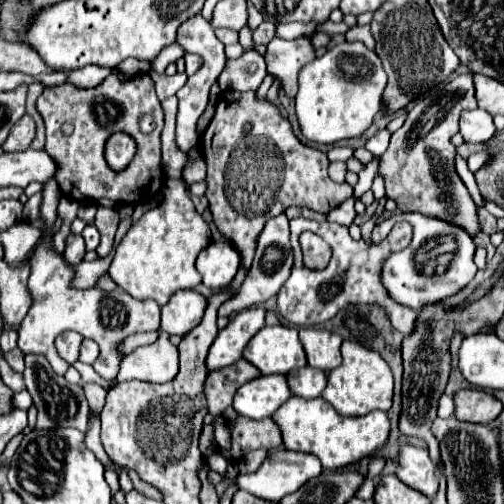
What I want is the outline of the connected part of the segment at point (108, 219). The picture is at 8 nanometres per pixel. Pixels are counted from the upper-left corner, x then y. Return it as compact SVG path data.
M99 207L93 225L95 225L95 227L99 229L99 233L101 233L101 243L99 243L99 247L97 247L97 253L99 253L99 257L105 257L105 255L109 255L109 251L111 251L111 247L113 247L115 231L117 231L117 225L119 225L119 215L117 215L115 209Z

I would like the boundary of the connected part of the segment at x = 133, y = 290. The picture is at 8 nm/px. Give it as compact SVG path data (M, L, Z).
M169 97L161 105L165 111L165 129L161 133L161 143L163 169L167 176L167 193L161 205L147 211L127 231L127 235L115 249L109 275L131 297L155 299L159 305L165 305L175 291L195 289L201 283L201 275L197 275L195 271L195 259L211 243L211 231L203 217L197 213L193 201L189 199L187 185L181 179L181 169L187 163L187 153L183 153L175 143L177 99Z

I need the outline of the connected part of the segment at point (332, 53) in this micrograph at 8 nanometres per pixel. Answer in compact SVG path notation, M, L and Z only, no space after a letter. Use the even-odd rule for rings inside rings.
M337 43L323 57L305 65L299 75L299 93L295 95L297 119L309 141L331 145L341 139L359 137L369 129L381 111L381 95L387 75L381 59L365 43Z

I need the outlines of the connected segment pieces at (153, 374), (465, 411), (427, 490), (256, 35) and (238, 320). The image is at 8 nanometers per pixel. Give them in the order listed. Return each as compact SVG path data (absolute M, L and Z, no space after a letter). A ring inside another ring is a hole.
M159 329L155 343L137 347L131 355L121 361L121 369L115 377L117 383L129 379L145 379L151 383L165 383L173 379L179 371L177 347L171 345L169 335Z
M463 389L455 395L455 417L471 423L491 423L503 411L503 403L479 389Z
M413 445L401 447L397 477L427 497L433 497L439 489L439 483L435 479L435 463L429 459L429 453L425 449Z
M263 21L257 27L257 31L253 31L253 49L257 49L259 45L267 45L273 37L275 37L275 25L269 21Z
M249 307L239 311L225 329L219 331L217 339L213 341L209 355L207 355L207 369L227 367L237 363L243 357L245 345L253 339L253 335L265 325L265 309L263 307Z

